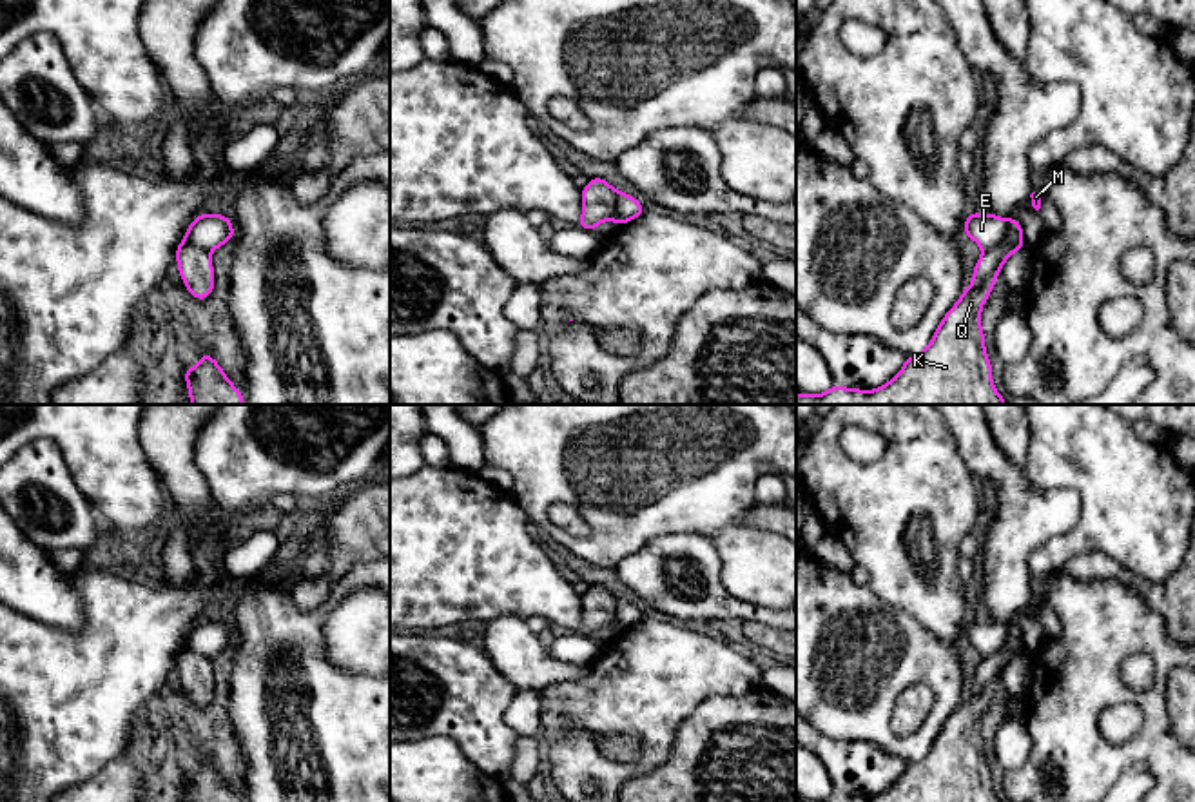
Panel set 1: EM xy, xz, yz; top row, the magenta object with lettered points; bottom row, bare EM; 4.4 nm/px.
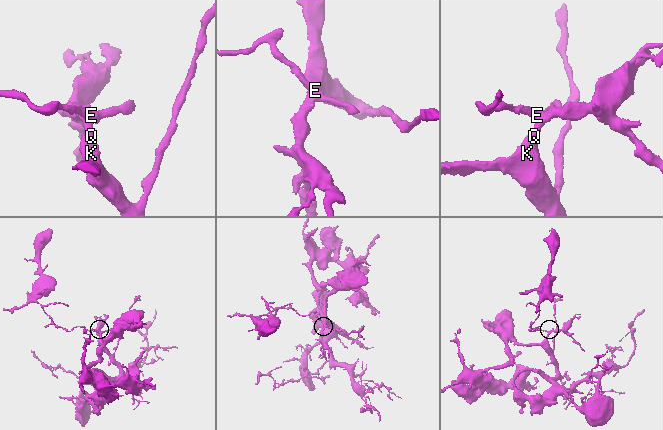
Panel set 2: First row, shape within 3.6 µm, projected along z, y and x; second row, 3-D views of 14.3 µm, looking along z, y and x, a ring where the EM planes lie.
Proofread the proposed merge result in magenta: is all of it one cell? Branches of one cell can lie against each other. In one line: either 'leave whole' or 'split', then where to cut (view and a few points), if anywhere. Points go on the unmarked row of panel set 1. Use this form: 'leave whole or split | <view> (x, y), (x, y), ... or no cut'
split | yz (1010, 626), (1007, 643), (985, 657)

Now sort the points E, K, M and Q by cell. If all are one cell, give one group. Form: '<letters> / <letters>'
E / K M Q

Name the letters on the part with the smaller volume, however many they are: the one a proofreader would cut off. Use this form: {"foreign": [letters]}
{"foreign": ["E"]}

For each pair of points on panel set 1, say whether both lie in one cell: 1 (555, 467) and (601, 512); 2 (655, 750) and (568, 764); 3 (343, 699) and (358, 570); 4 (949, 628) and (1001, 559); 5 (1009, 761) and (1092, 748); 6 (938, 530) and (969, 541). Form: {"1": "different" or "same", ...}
{"1": "same", "2": "same", "3": "same", "4": "different", "5": "different", "6": "different"}

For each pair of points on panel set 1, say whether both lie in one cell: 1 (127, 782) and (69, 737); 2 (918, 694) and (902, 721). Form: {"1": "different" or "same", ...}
{"1": "different", "2": "same"}

